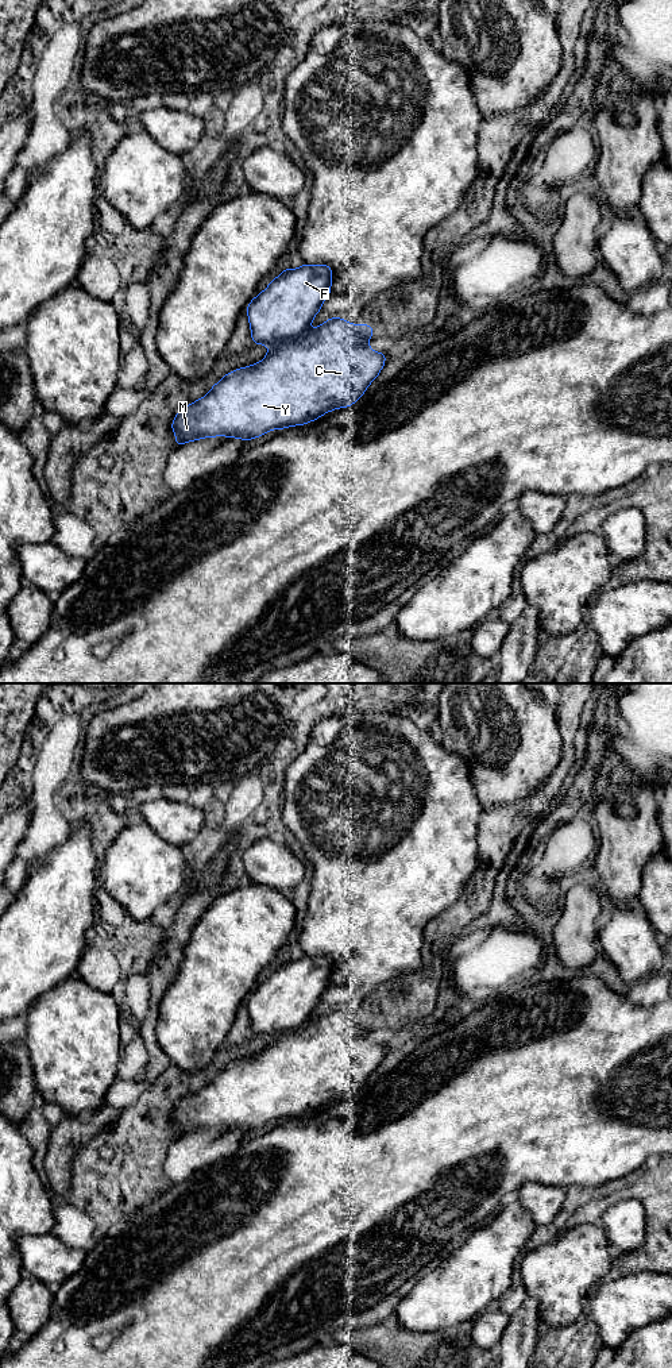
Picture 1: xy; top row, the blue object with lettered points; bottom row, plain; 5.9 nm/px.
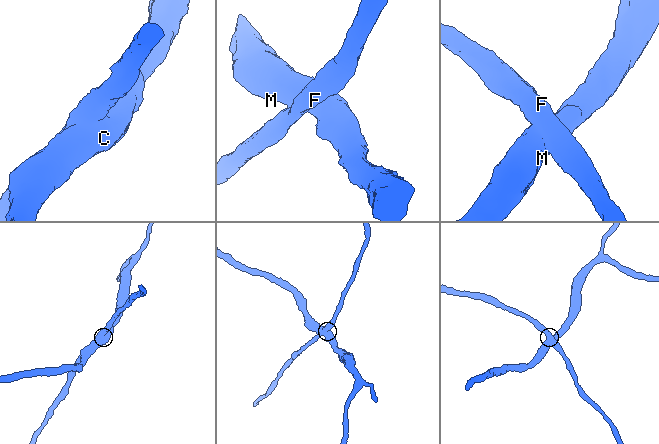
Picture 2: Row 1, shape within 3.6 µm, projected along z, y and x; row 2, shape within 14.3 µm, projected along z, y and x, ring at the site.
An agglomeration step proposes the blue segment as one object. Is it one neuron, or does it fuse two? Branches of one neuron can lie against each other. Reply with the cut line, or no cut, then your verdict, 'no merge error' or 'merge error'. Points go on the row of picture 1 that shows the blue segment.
cut in xy along (308, 331), (269, 349); merge error

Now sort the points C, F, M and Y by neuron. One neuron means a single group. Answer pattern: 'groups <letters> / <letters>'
groups C M Y / F

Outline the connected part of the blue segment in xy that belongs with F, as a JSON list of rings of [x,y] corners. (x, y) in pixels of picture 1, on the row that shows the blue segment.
[[[329,265],[285,267],[246,308],[252,344],[270,348],[308,332],[331,294],[331,286]]]

